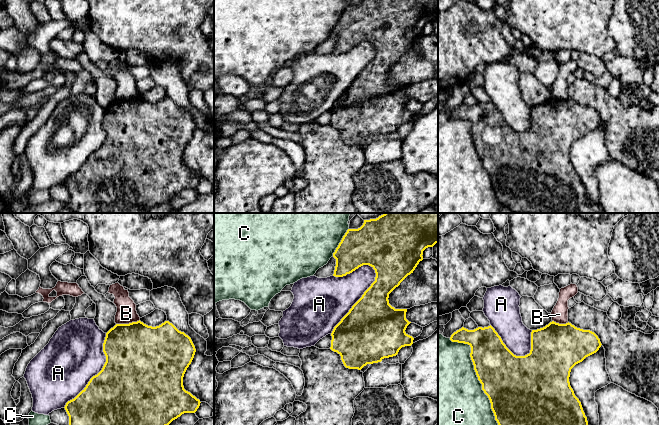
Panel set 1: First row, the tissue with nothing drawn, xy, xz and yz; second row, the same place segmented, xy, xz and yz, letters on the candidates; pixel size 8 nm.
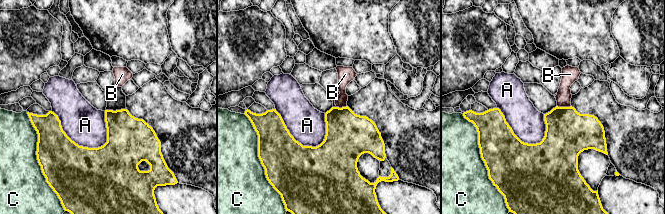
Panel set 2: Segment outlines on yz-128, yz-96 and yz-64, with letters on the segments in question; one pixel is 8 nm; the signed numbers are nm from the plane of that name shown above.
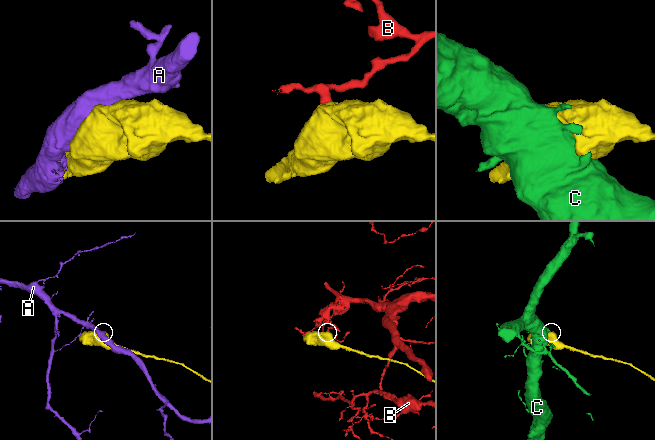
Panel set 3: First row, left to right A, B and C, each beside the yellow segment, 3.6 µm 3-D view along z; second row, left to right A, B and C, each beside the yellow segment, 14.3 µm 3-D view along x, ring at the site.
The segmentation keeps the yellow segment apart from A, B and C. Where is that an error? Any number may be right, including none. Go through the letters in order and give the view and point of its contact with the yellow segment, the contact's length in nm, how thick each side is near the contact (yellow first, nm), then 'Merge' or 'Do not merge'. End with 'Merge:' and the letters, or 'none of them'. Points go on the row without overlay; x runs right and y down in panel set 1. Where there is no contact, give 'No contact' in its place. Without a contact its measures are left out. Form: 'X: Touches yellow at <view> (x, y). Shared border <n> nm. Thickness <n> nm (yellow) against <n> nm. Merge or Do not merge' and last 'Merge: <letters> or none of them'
A: Touches yellow at xz (358, 76). Shared border 650 nm. Thickness 460 nm (yellow) against 360 nm. Do not merge
B: Touches yellow at xy (127, 100). Shared border 200 nm. Thickness 480 nm (yellow) against 160 nm. Do not merge
C: Touches yellow at yz (478, 154). Shared border 850 nm. Thickness 420 nm (yellow) against 500 nm. Do not merge
Merge: none of them

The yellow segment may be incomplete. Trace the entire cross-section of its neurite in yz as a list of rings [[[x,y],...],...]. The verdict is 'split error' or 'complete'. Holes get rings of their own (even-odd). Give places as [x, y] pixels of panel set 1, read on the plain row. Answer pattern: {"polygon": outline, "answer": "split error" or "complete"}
{"polygon": [[[552,97],[543,104],[532,106],[531,126],[525,132],[514,131],[491,101],[474,106],[462,103],[451,111],[450,116],[471,123],[474,146],[501,206],[507,206],[513,213],[604,213],[599,204],[588,202],[581,178],[569,158],[571,145],[601,123],[600,115],[594,108],[577,104],[569,98],[559,100]]], "answer": "complete"}

